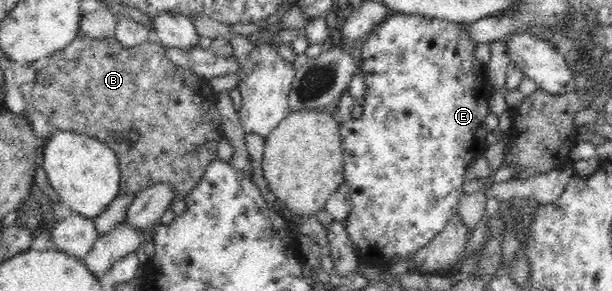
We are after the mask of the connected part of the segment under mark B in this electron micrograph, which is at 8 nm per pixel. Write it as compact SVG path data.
M79 32L68 46L50 56L40 59L36 62L36 65L39 66L39 69L36 72L32 72L34 82L31 92L32 107L37 112L46 116L54 129L91 136L109 146L116 153L121 172L118 197L137 194L149 186L163 182L164 184L171 184L173 186L175 190L173 200L185 200L186 196L190 196L190 192L198 186L199 179L204 176L208 165L217 160L216 150L218 150L220 141L223 138L223 129L221 128L221 116L217 110L217 105L212 104L212 102L216 102L216 98L184 98L184 92L180 91L181 87L190 84L193 72L187 68L176 66L166 56L166 48L162 45L160 46L160 44L148 40L142 44L126 48L115 36L104 40L91 39L82 32Z

